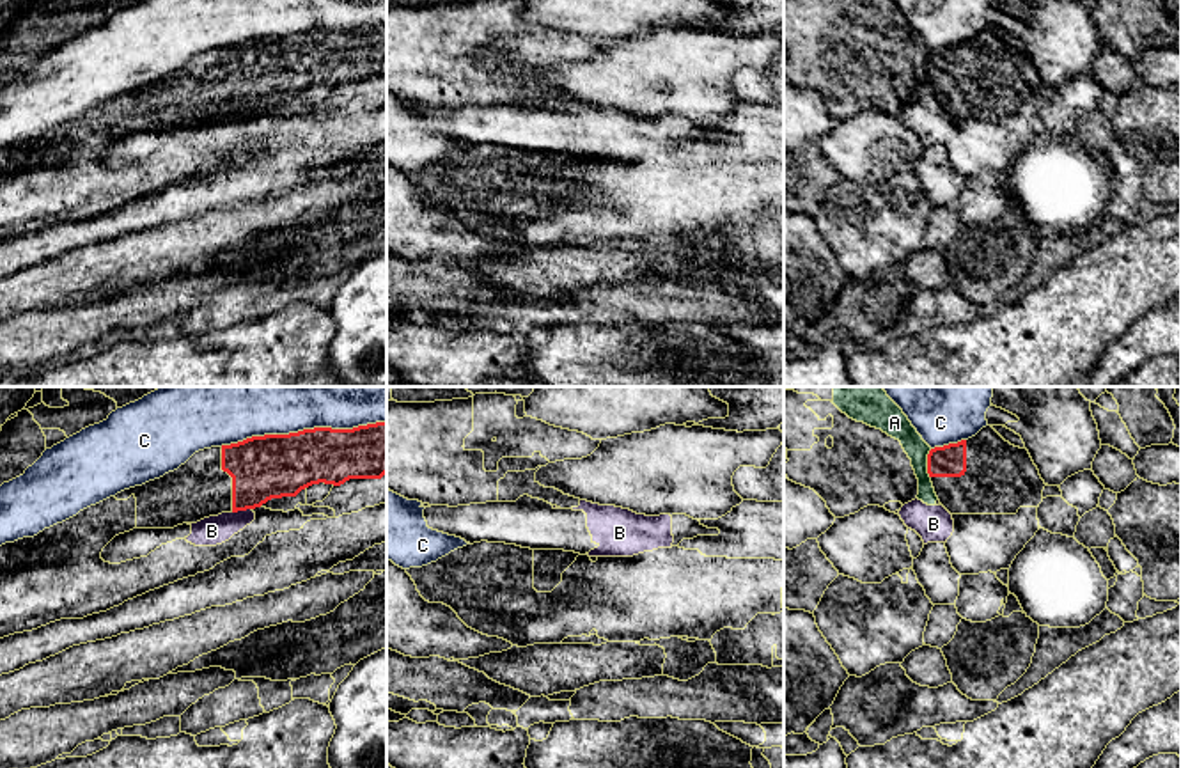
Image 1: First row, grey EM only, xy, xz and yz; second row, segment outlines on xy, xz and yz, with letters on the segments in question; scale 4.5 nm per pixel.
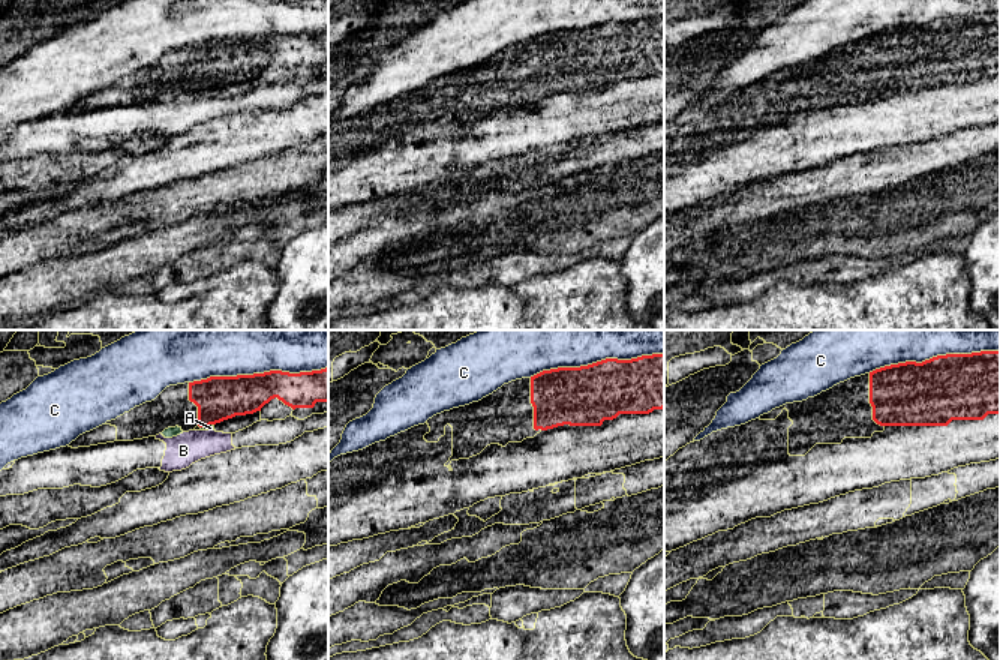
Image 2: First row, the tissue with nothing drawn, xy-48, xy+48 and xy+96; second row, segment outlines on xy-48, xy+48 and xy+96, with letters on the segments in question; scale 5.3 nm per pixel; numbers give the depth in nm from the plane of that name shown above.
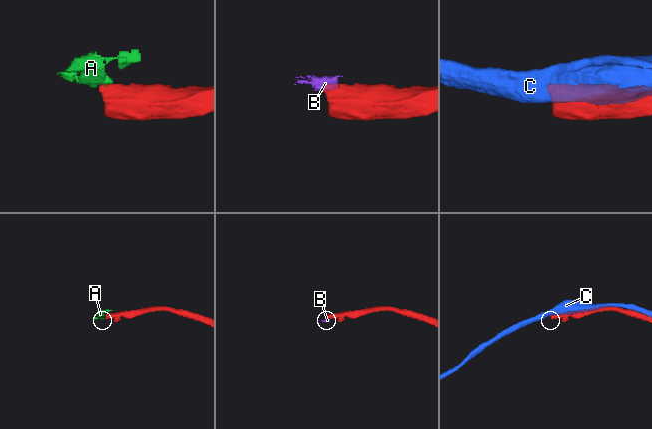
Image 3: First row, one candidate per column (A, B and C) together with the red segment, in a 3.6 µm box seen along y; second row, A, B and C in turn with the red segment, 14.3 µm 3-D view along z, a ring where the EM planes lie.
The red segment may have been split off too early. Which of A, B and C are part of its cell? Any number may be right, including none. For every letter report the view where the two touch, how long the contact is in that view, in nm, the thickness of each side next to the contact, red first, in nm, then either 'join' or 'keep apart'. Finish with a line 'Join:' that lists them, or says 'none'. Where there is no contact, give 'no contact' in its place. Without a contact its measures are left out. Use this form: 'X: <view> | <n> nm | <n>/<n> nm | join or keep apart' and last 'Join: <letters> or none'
A: yz | 140 nm | 140/120 nm | keep apart
B: xy | 90 nm | 280/130 nm | keep apart
C: xy | 750 nm | 280/180 nm | keep apart
Join: none

